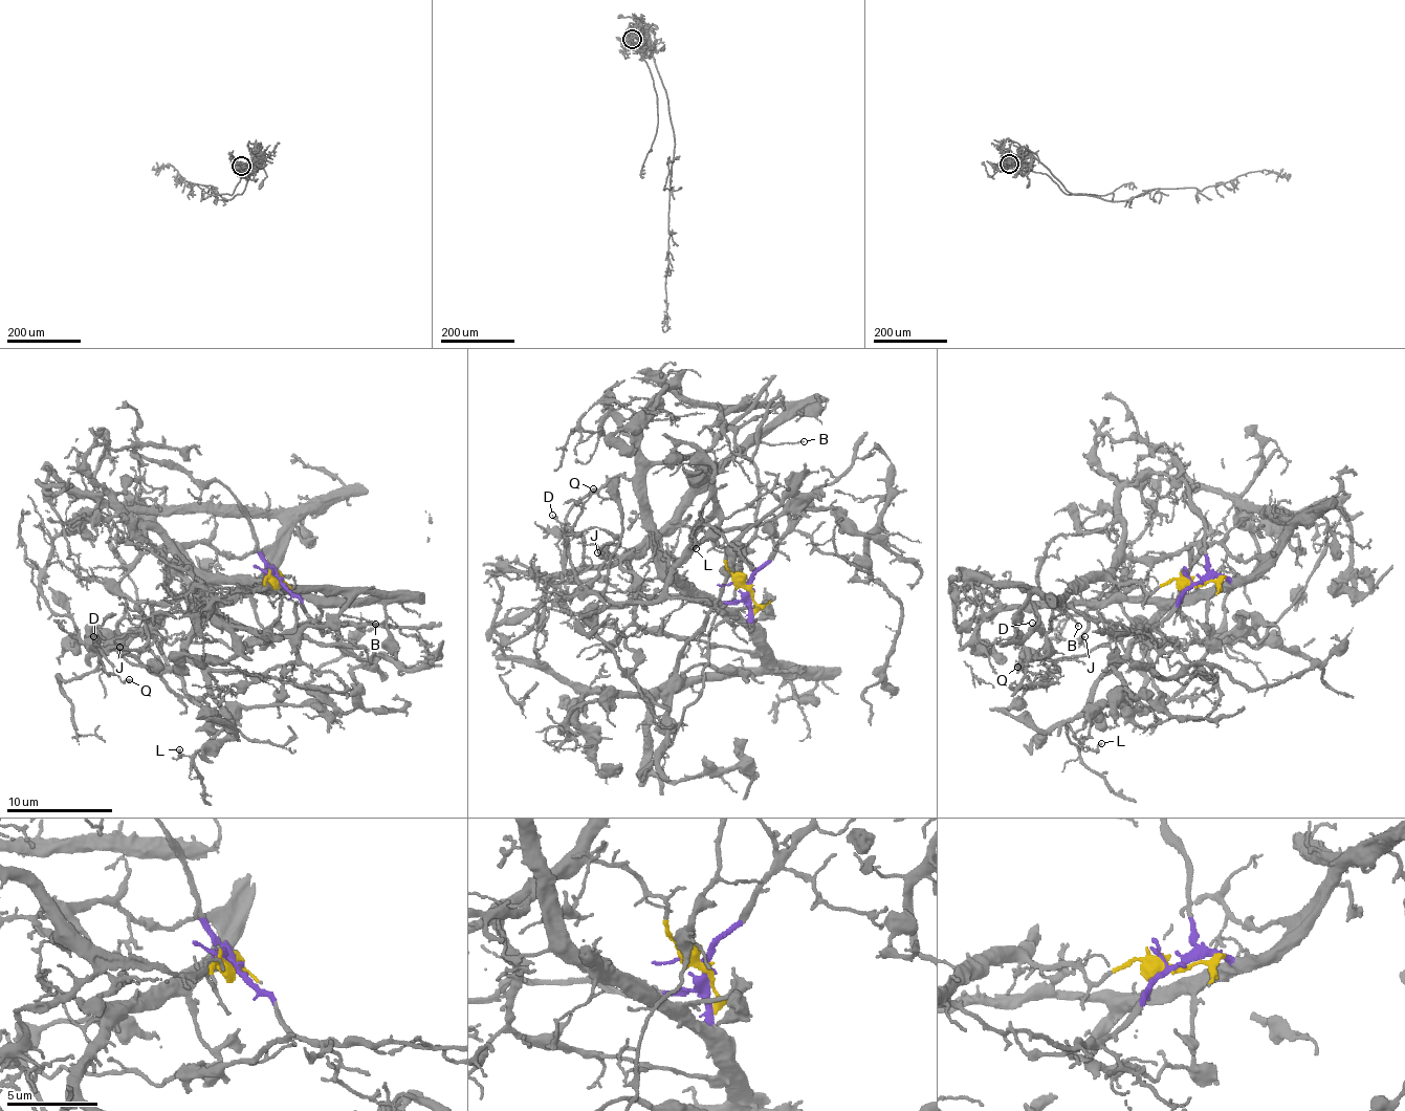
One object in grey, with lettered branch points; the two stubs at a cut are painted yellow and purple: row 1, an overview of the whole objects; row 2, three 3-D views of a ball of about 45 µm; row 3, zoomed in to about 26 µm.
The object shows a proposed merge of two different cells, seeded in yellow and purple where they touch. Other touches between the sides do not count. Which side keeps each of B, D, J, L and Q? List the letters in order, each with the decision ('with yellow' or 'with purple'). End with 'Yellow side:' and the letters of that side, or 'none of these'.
B: with yellow
D: with purple
J: with yellow
L: with purple
Q: with yellow
Yellow side: B, J, Q

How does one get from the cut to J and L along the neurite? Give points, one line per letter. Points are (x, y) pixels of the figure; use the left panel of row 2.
J: (277, 580), (268, 578), (266, 592), (257, 583), (200, 582), (140, 603), (146, 644), (118, 646)
L: (277, 580), (269, 572), (253, 579), (219, 598), (187, 649), (223, 726), (198, 750), (182, 755), (180, 748)

